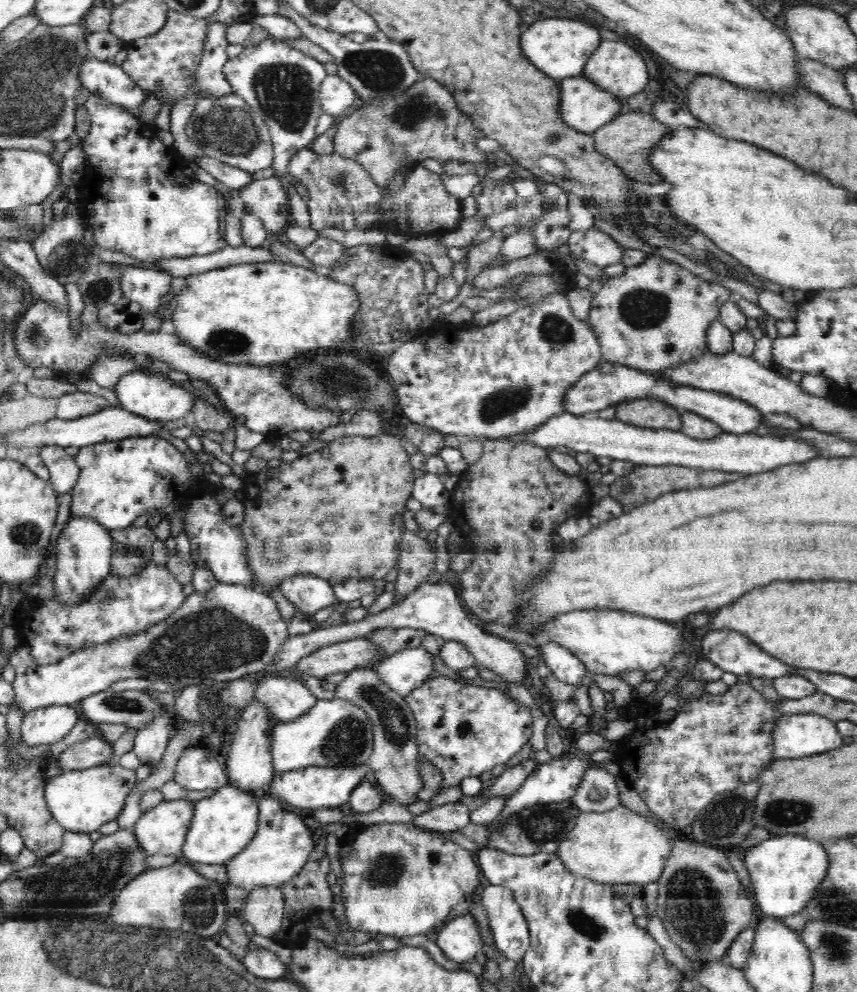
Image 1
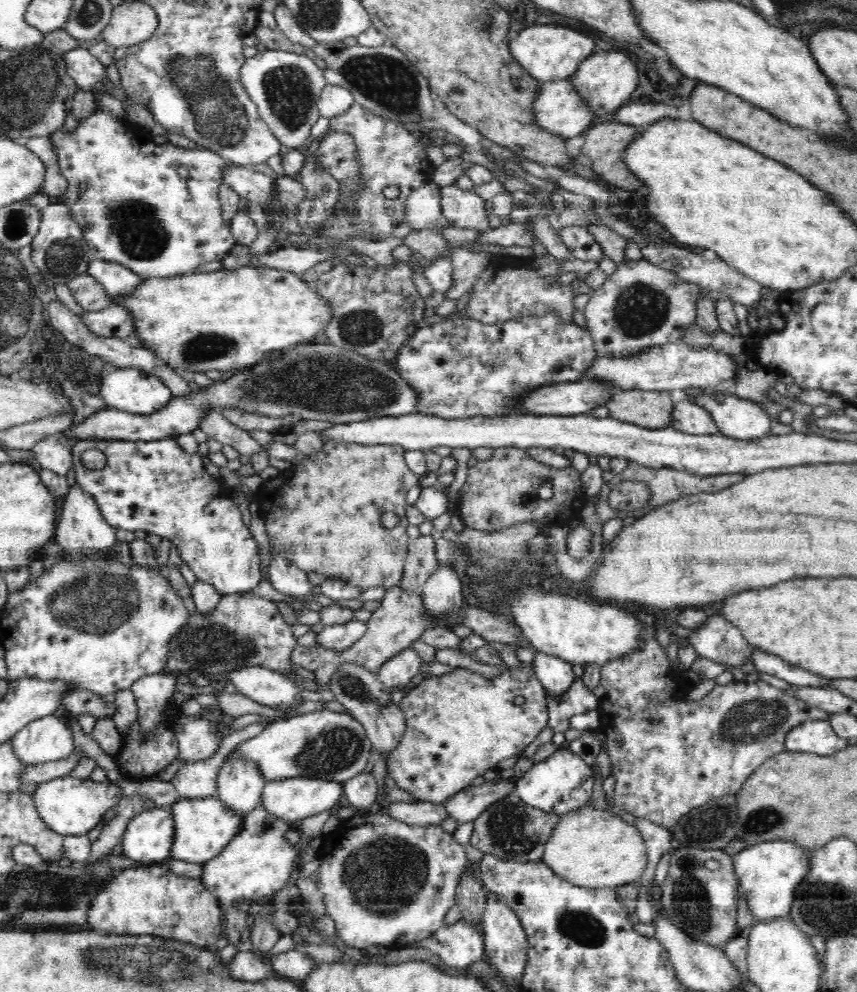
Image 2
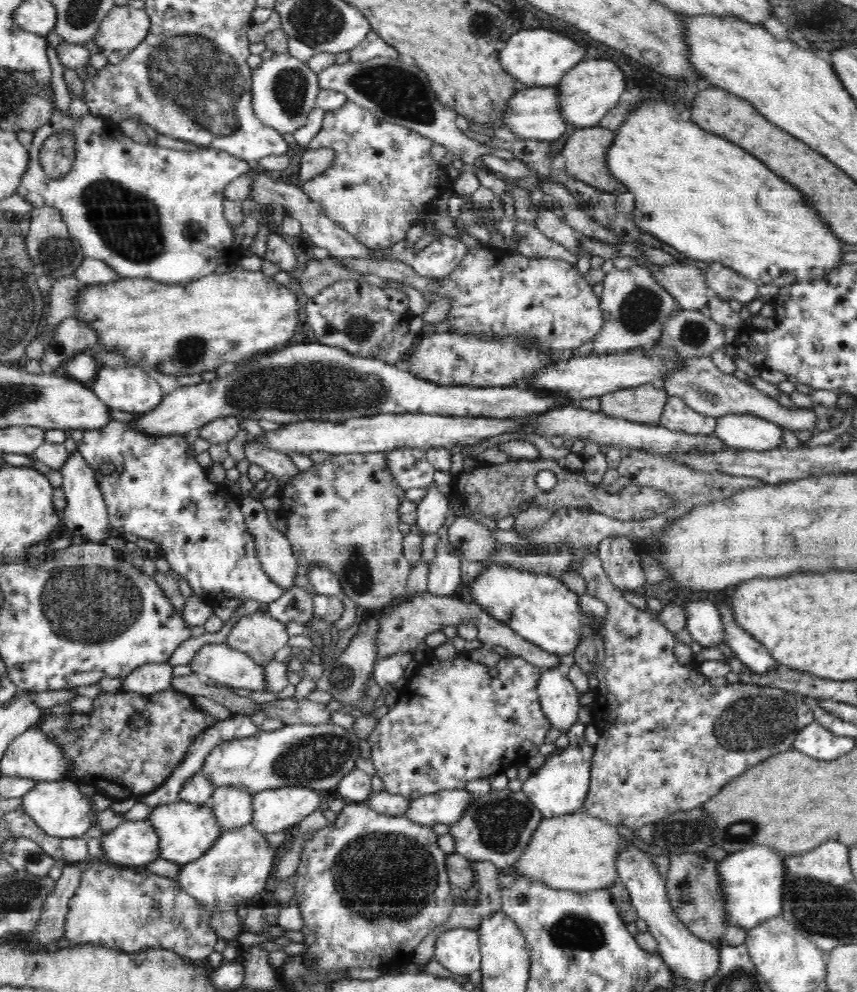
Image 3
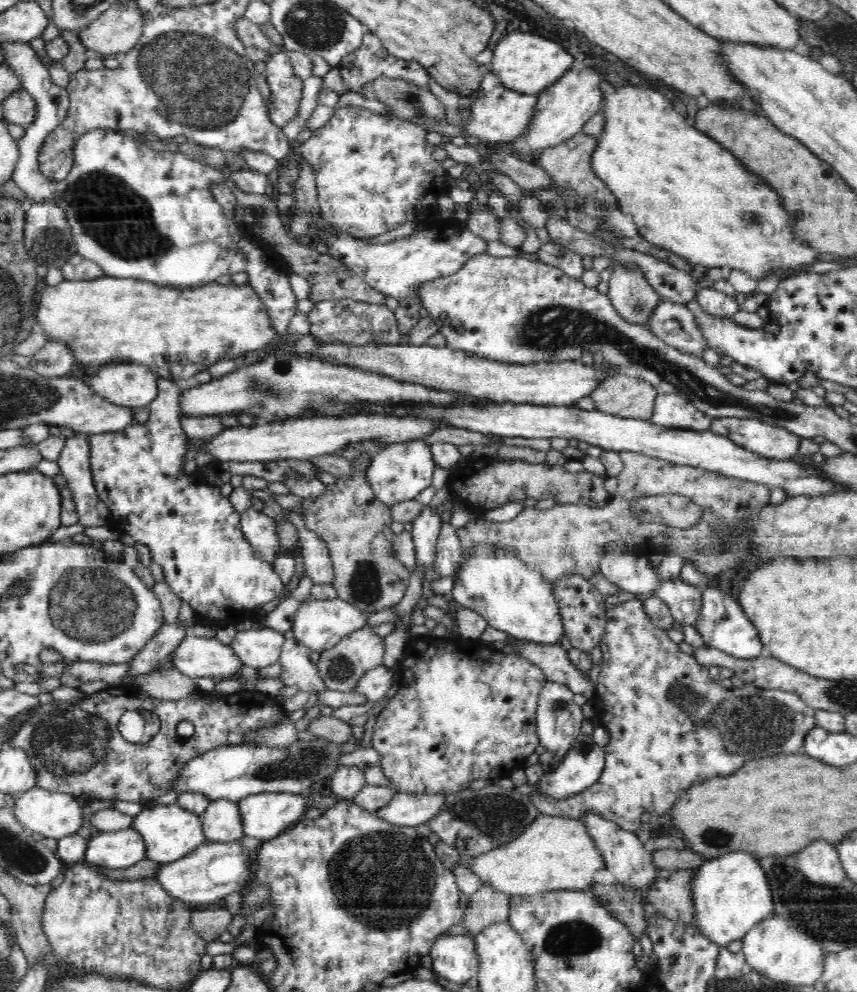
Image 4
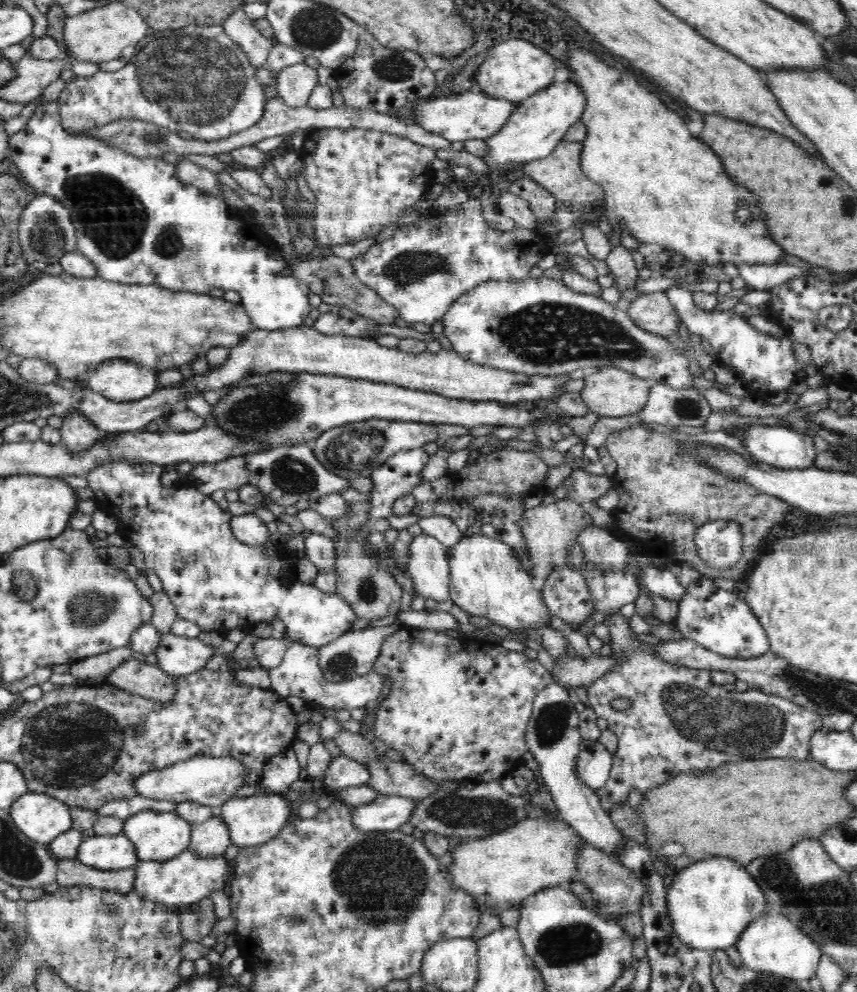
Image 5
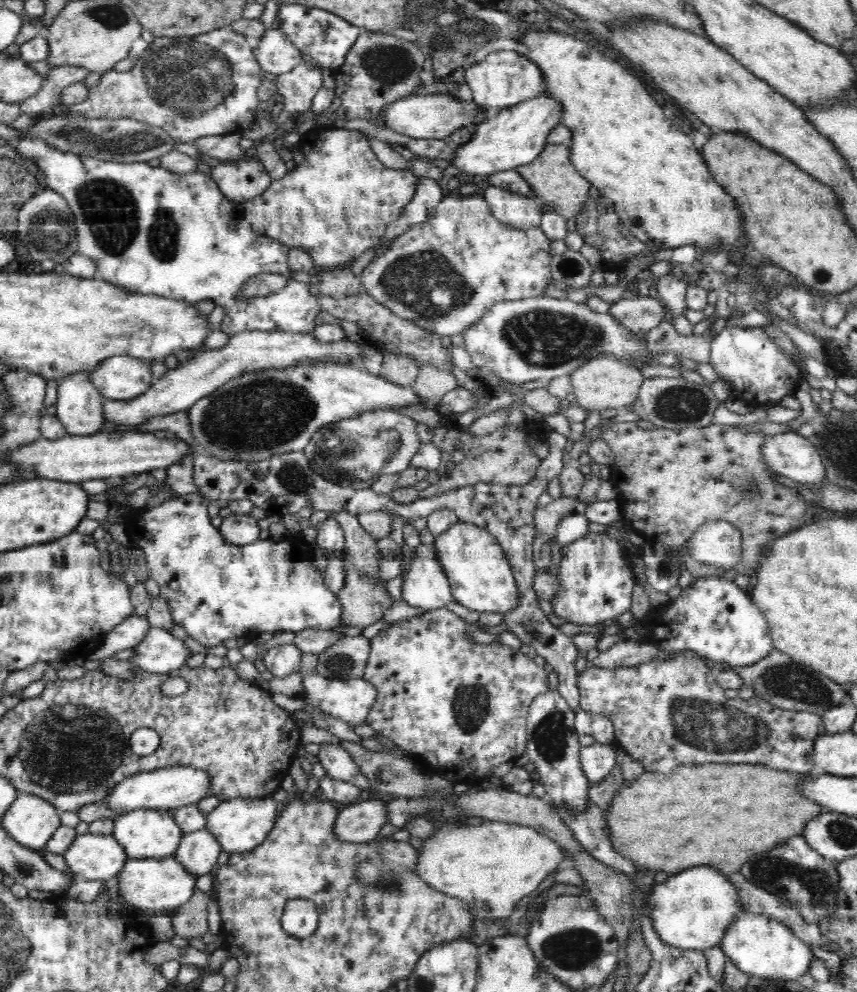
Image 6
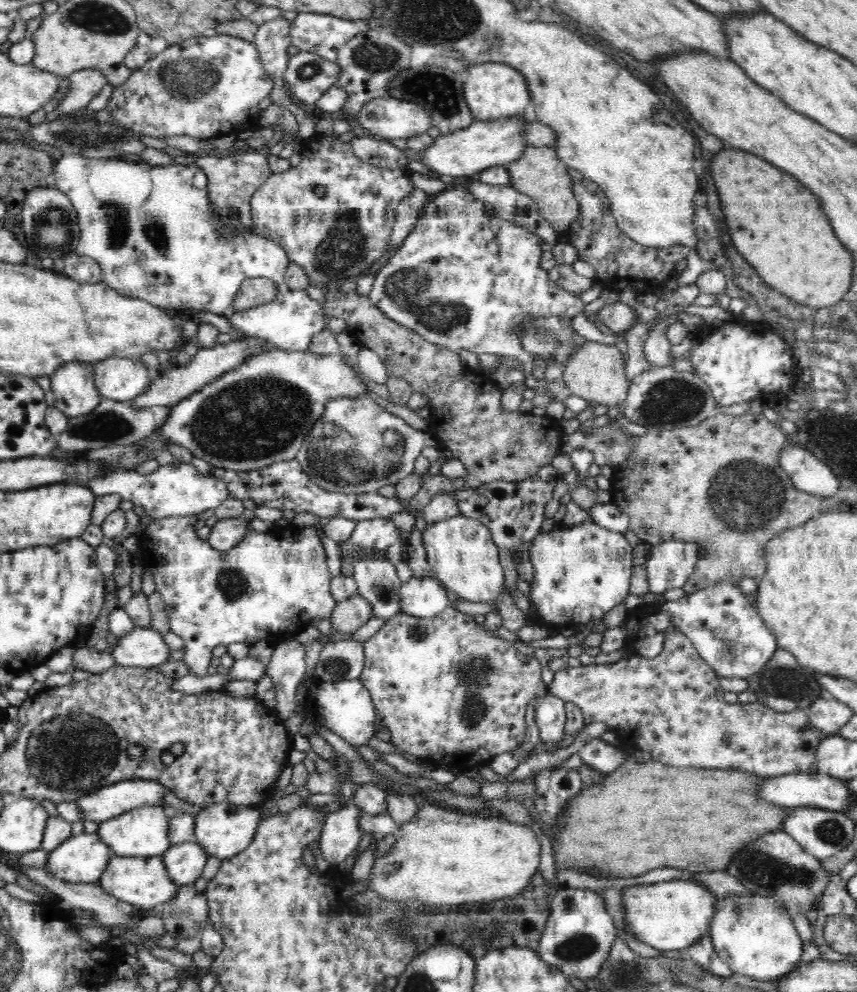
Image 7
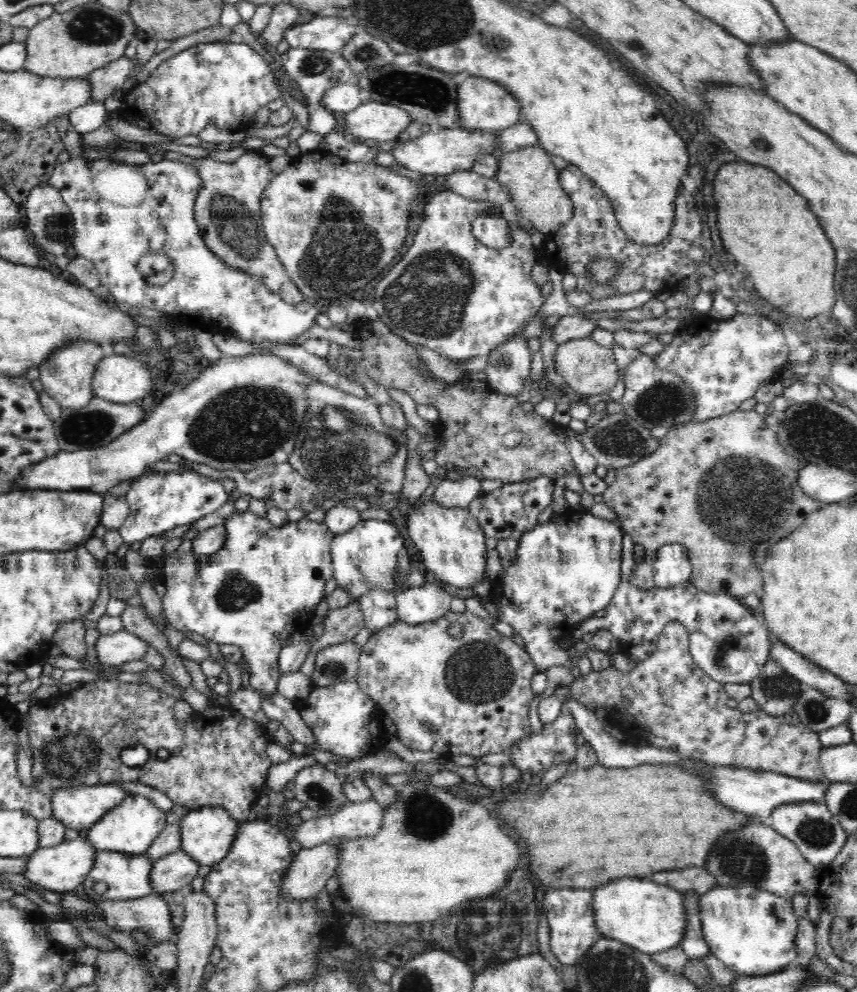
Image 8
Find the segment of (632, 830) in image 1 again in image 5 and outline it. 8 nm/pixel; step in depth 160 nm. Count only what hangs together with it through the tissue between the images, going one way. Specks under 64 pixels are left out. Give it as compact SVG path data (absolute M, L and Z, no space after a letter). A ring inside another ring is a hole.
M528 817L506 830L467 841L454 841L450 854L452 863L447 869L452 873L454 883L462 891L473 896L475 904L482 911L489 910L492 915L500 914L502 909L518 906L526 897L543 889L563 886L572 882L578 874L578 854L582 850L582 838L564 819Z

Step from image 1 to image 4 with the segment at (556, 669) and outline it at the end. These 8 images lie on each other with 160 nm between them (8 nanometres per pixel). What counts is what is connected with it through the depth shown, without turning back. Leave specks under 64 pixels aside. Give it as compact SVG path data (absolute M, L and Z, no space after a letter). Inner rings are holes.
M547 681L540 692L535 716L537 735L546 751L554 754L553 763L558 764L573 748L574 740L581 734L584 716L580 705L574 703L574 692L561 683Z

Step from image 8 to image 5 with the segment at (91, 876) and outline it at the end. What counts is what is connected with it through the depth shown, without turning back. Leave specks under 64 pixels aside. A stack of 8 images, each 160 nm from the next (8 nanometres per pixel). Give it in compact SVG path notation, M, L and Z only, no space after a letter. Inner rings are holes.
M189 849L168 861L139 860L135 867L136 876L132 890L139 892L146 900L164 902L166 906L175 908L208 899L210 892L226 889L228 878L234 876L232 862L228 862L226 858L206 857Z

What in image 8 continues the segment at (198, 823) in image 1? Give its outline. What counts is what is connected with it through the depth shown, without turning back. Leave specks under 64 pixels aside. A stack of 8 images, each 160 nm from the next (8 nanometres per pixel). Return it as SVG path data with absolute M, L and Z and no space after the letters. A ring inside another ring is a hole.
M133 794L107 810L99 821L87 829L87 838L98 851L142 855L155 838L165 829L166 811L145 796Z

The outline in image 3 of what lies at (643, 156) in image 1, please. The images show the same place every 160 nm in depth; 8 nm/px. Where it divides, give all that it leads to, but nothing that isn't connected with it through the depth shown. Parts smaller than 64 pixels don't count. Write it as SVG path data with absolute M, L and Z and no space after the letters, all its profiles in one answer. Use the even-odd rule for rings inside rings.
M592 126L584 129L577 129L566 137L566 144L562 148L562 158L566 161L565 171L572 178L593 186L598 190L613 195L619 195L627 192L625 184L610 172L609 168L609 150L613 148L614 141L617 140L617 132L610 131L608 127Z

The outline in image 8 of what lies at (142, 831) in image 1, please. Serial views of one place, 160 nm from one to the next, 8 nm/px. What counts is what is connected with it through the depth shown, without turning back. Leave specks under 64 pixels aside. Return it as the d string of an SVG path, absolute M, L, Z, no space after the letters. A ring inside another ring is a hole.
M78 837L74 840L62 840L51 847L39 847L29 855L25 871L19 876L19 881L37 888L62 894L75 890L90 872L97 849L87 839Z

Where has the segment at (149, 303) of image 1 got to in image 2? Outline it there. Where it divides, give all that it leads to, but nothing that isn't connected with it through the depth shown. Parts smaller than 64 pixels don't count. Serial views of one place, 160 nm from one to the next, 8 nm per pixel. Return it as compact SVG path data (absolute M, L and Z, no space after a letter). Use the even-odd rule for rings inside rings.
M92 258L87 274L94 277L110 297L126 297L142 285L142 276L134 274L130 268L118 262L108 262Z

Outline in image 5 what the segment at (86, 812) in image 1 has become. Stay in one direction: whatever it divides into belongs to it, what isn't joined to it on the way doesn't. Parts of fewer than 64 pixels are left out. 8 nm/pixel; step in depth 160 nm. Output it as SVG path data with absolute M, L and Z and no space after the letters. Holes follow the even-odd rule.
M30 792L14 801L9 809L14 824L28 838L49 843L73 828L71 807L52 795Z

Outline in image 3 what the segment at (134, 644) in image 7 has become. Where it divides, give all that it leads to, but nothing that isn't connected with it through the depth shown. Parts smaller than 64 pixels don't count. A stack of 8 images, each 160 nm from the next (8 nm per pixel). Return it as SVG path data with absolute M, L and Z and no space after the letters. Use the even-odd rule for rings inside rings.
M208 644L203 646L188 663L194 675L203 679L214 679L219 685L253 692L266 692L264 665L256 664L246 654L238 650L228 649L222 644Z

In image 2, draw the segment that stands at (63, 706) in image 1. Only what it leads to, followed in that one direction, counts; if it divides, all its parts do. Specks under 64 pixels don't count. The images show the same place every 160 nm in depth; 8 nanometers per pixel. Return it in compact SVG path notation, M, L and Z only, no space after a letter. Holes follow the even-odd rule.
M63 712L32 720L18 730L11 743L14 755L30 765L62 761L75 750L72 731Z

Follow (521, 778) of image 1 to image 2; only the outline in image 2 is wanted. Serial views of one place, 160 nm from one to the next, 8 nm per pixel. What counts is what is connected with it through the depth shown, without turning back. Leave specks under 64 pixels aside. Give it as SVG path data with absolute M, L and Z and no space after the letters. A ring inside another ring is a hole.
M512 773L504 774L503 779L505 781L501 783L493 780L481 786L470 785L457 792L448 801L441 802L441 805L446 809L447 816L458 824L473 821L491 804L515 790L518 779Z

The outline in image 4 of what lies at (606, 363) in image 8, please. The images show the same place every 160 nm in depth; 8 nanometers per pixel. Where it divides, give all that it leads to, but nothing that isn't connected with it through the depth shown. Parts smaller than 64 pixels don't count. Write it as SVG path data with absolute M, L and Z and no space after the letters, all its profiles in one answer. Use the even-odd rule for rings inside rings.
M622 373L604 380L590 396L595 410L602 413L650 420L658 394L656 387L649 382Z

